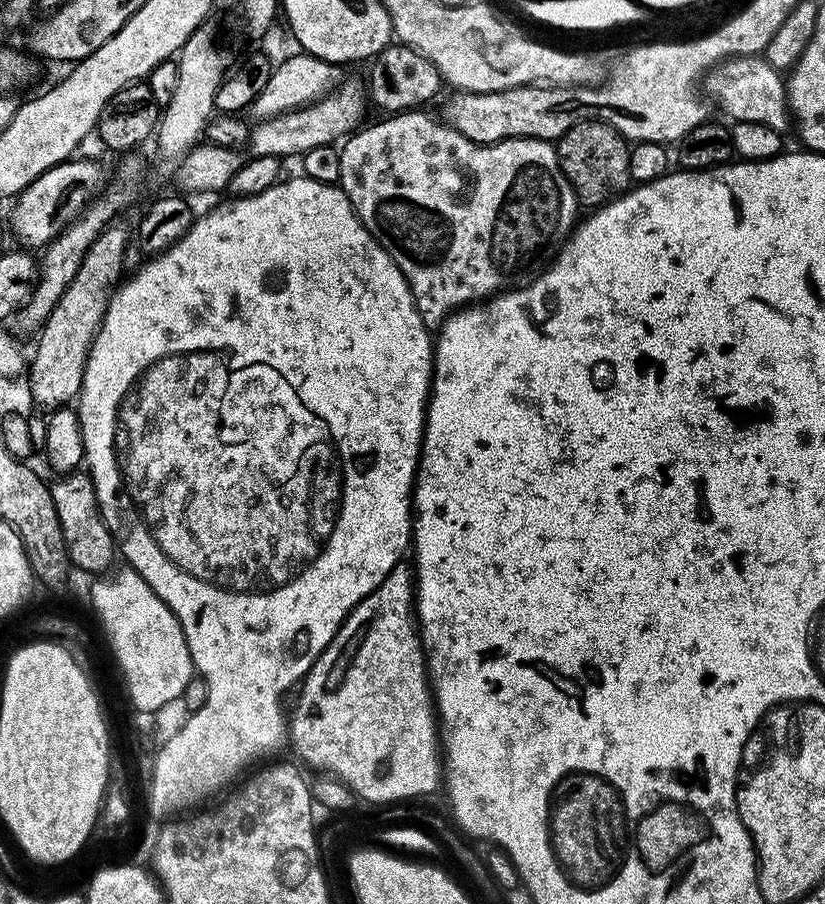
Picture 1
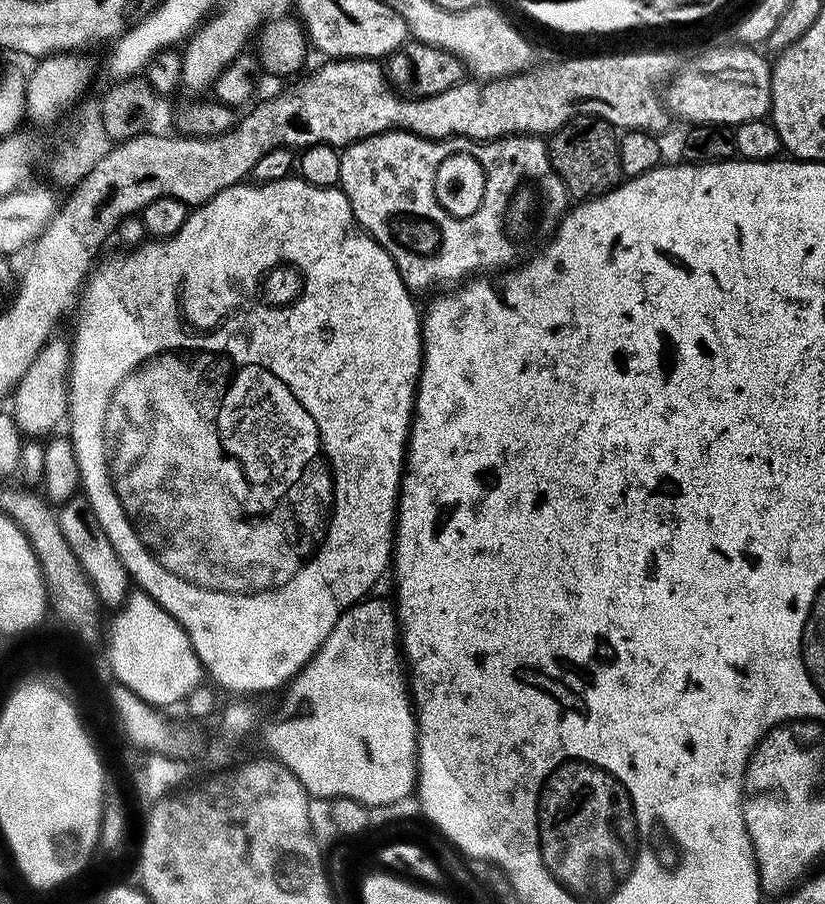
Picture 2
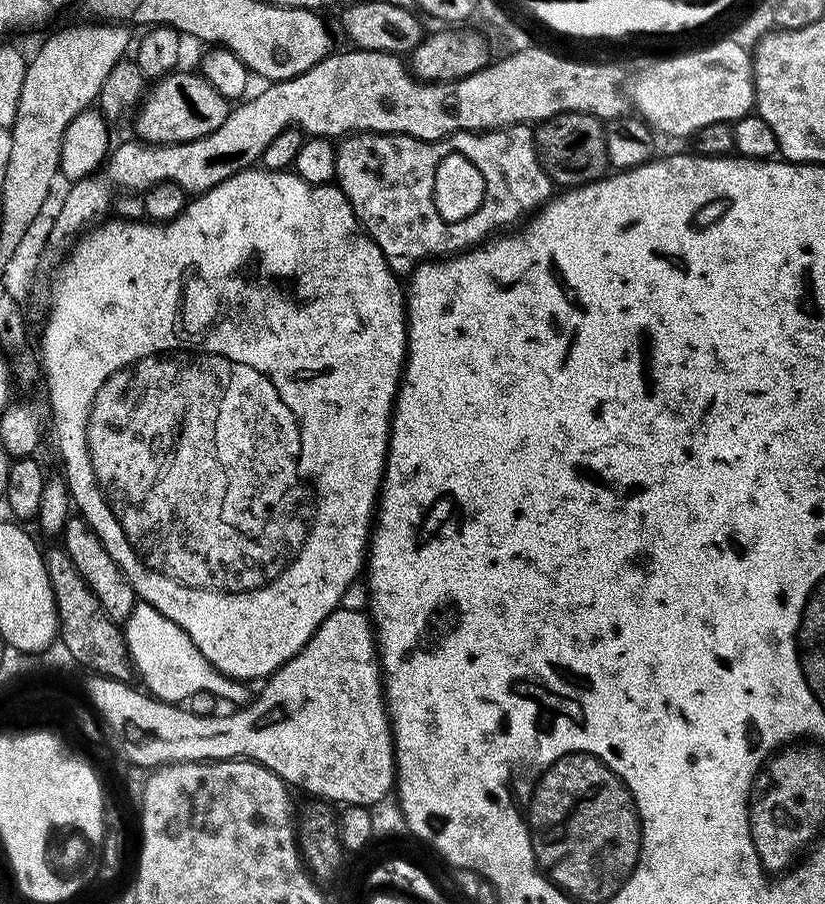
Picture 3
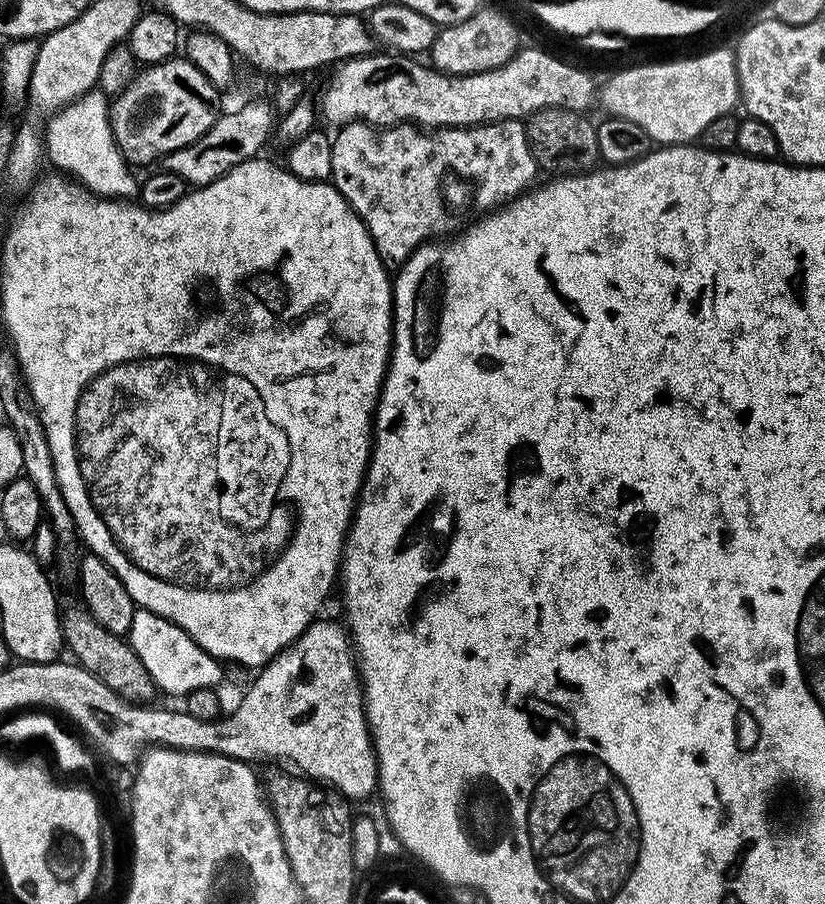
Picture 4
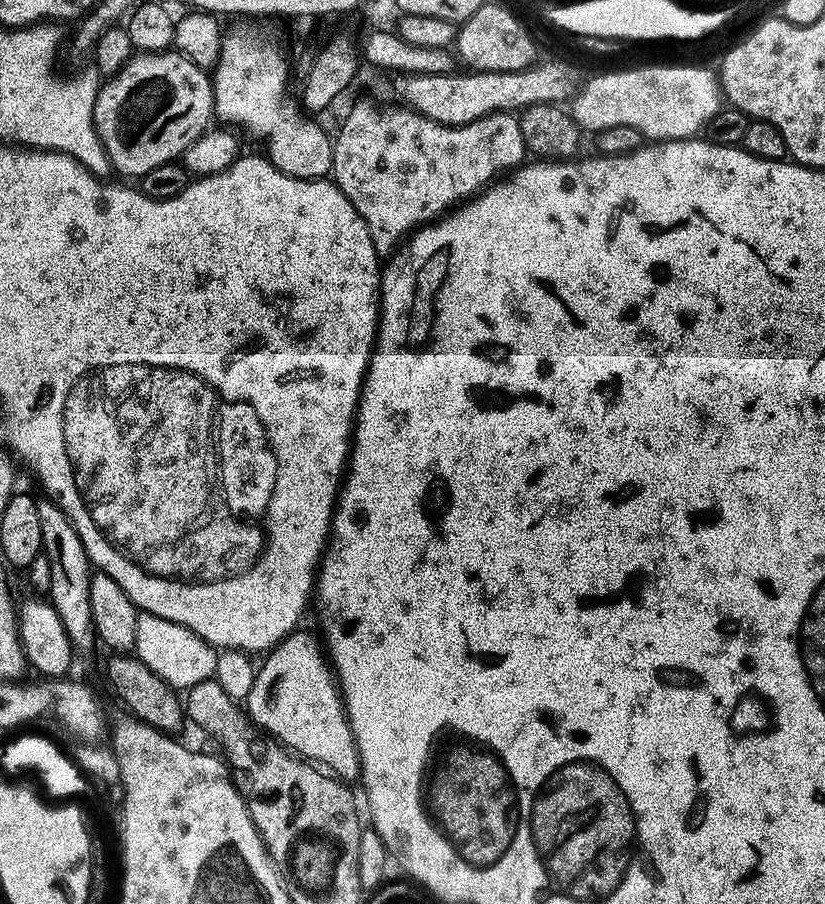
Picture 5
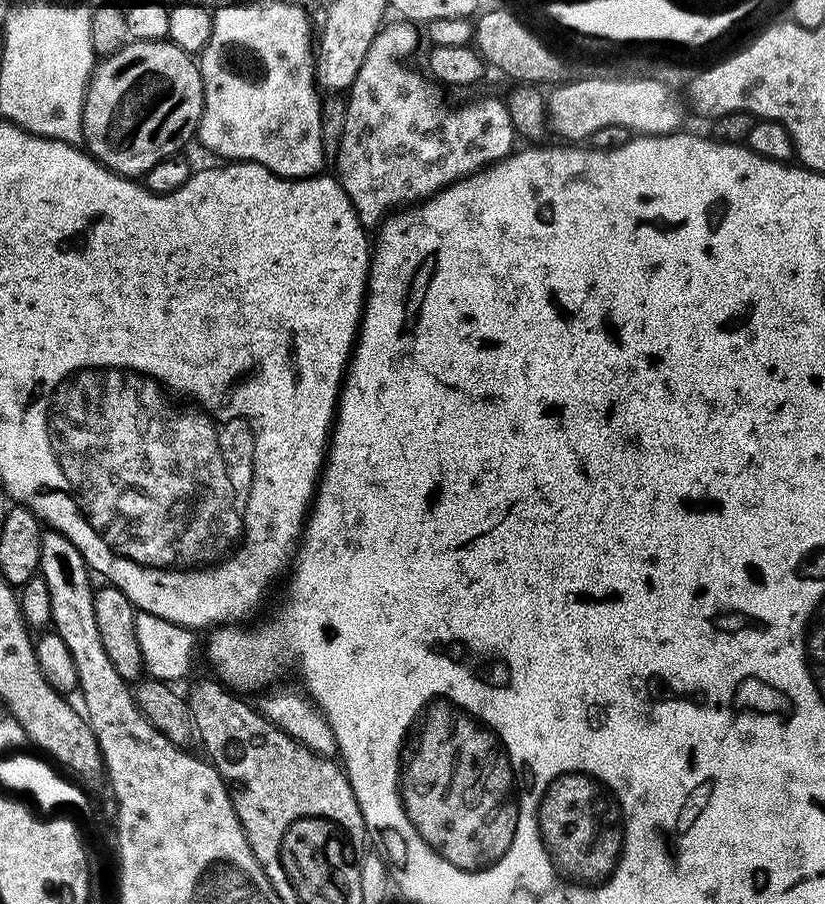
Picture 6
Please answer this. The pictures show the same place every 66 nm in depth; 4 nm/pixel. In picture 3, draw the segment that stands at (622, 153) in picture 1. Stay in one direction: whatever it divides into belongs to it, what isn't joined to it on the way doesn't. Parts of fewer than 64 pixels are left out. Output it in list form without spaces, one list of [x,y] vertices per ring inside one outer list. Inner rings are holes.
[[[563,112],[535,129],[536,153],[540,156],[540,165],[552,179],[553,185],[563,186],[565,189],[580,188],[609,175],[605,127],[605,121],[589,112]]]

